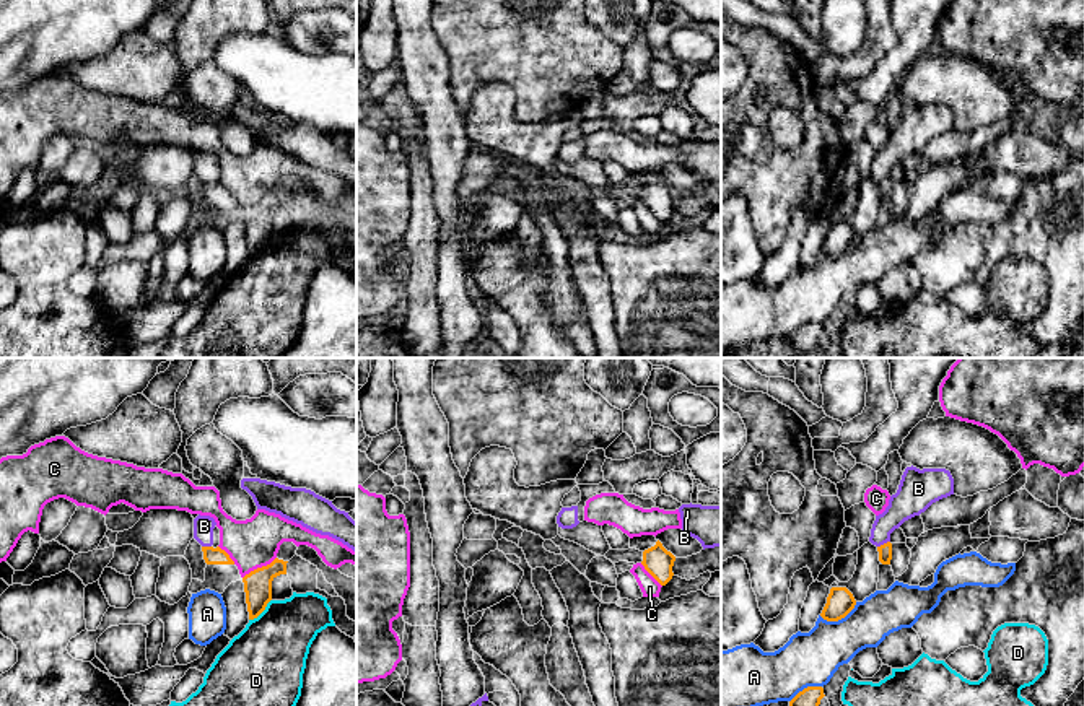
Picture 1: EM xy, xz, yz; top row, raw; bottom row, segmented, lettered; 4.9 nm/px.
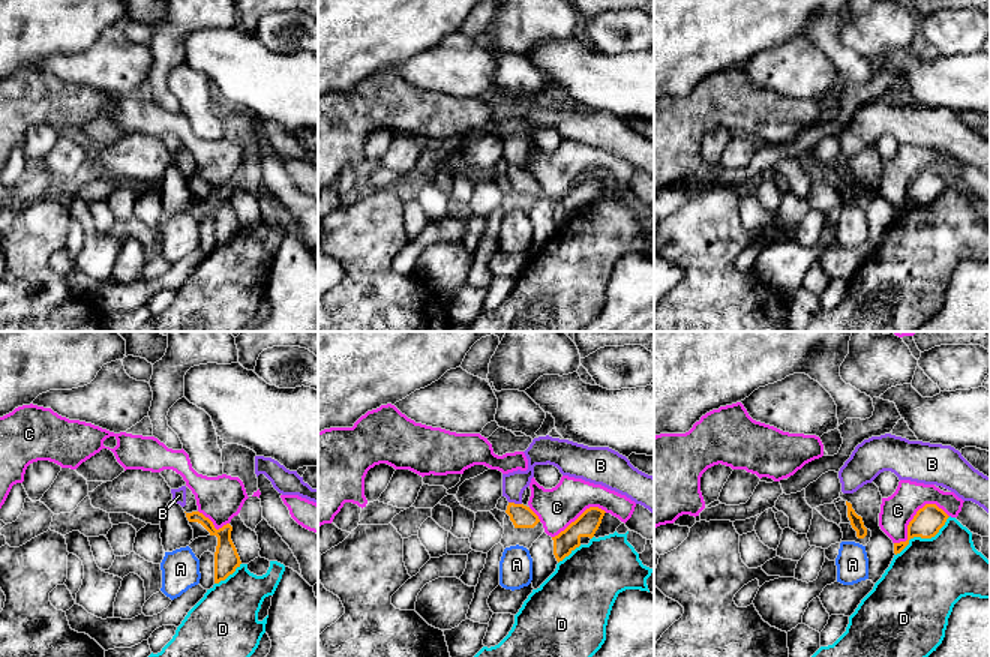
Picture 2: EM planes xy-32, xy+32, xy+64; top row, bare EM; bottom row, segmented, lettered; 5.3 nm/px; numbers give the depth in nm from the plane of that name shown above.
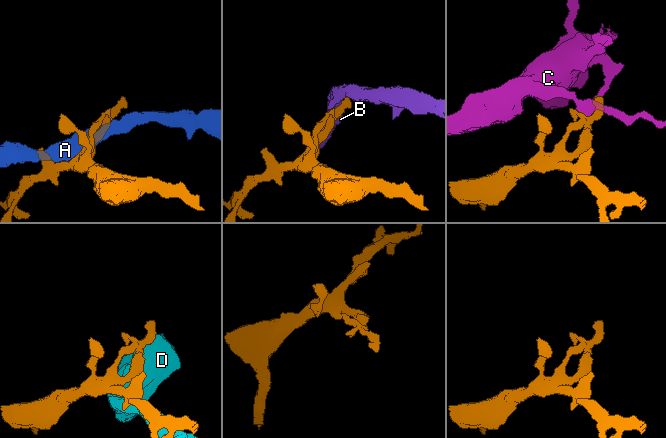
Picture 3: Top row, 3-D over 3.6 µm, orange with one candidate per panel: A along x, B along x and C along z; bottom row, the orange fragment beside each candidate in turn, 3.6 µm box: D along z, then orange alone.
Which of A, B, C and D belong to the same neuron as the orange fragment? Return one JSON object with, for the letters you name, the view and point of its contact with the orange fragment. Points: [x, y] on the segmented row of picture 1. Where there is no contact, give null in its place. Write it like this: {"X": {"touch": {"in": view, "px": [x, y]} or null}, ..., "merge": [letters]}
{"merge": []}

